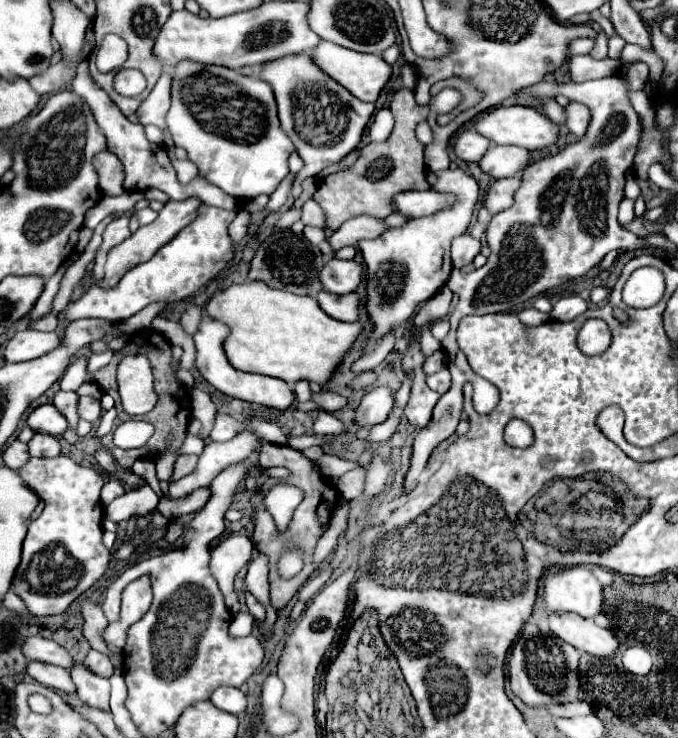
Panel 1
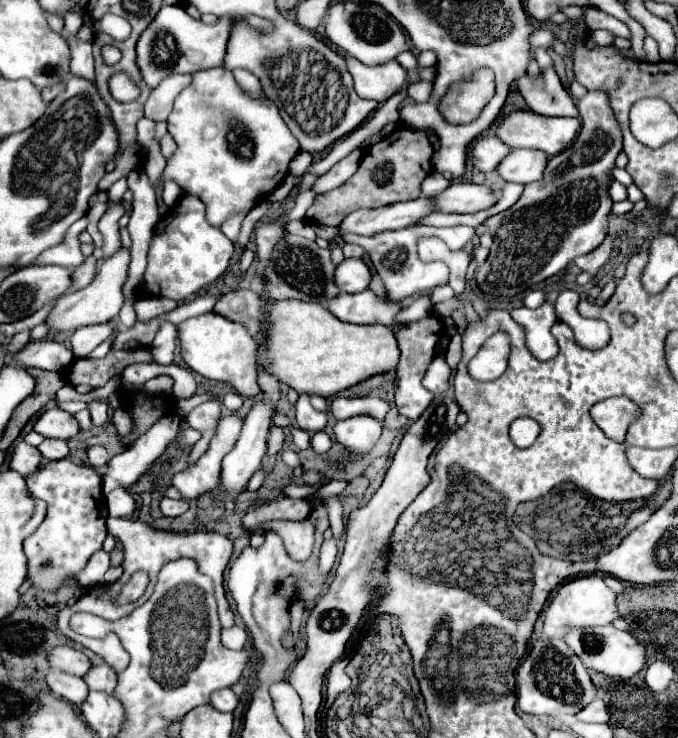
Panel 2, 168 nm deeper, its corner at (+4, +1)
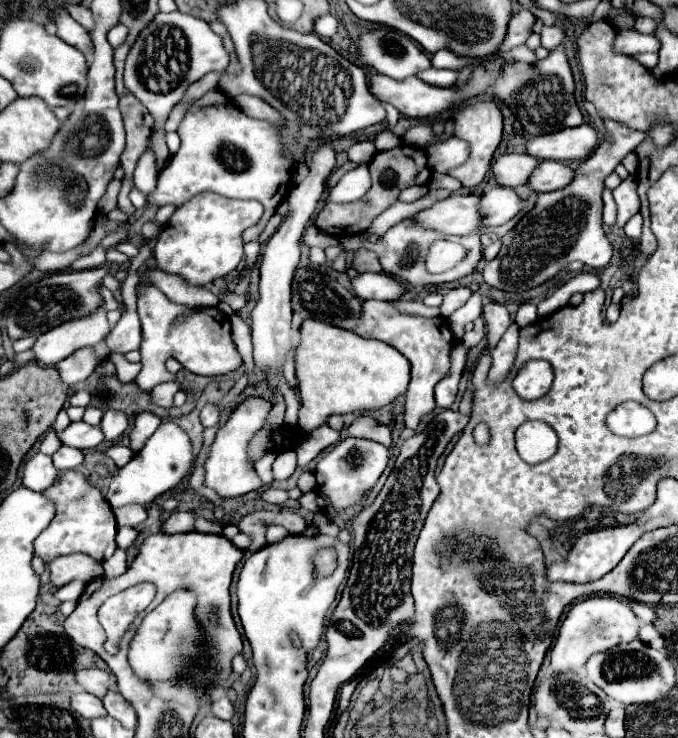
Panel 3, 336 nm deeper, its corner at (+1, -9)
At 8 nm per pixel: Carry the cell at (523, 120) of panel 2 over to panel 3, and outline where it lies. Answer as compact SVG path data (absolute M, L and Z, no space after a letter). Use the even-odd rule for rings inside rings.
M590 124L530 138L526 152L538 160L586 160L598 146L598 134Z

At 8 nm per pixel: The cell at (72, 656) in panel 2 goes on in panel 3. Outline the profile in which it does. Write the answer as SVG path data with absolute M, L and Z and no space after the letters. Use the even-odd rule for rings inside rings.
M90 668L90 670L80 670L76 672L76 680L82 686L82 690L94 694L94 696L106 696L108 686L110 686L110 676L104 670Z

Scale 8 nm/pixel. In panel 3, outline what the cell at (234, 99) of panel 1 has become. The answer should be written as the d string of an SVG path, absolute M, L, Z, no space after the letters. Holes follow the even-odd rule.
M212 90L188 110L178 134L182 146L160 172L158 184L148 196L148 202L156 206L182 206L192 196L206 190L226 198L258 200L264 204L264 216L256 226L244 232L246 242L258 240L270 216L286 198L286 184L290 190L290 166L282 156L278 130L274 130L266 120L246 116L242 110L232 106L228 96L220 90Z

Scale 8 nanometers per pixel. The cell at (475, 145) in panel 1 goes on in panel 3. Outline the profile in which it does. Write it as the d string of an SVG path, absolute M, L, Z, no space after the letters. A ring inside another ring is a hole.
M504 154L492 164L492 174L498 184L502 186L522 186L530 172L538 166L538 160L528 154Z

